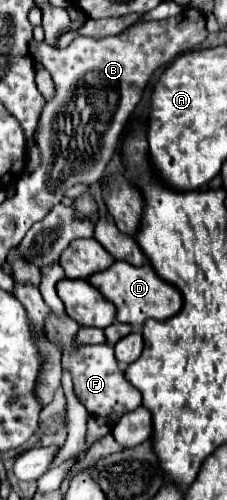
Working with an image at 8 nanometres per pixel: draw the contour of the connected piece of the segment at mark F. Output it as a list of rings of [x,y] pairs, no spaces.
[[[49,312],[45,320],[45,332],[51,334],[51,342],[61,346],[61,364],[71,372],[75,396],[87,408],[87,412],[93,416],[113,416],[117,420],[123,414],[135,410],[141,404],[141,394],[131,384],[127,384],[123,370],[113,356],[113,346],[75,346],[75,336],[63,336],[63,328],[79,328],[79,324],[75,324],[75,320],[69,316],[55,316],[55,312]]]

